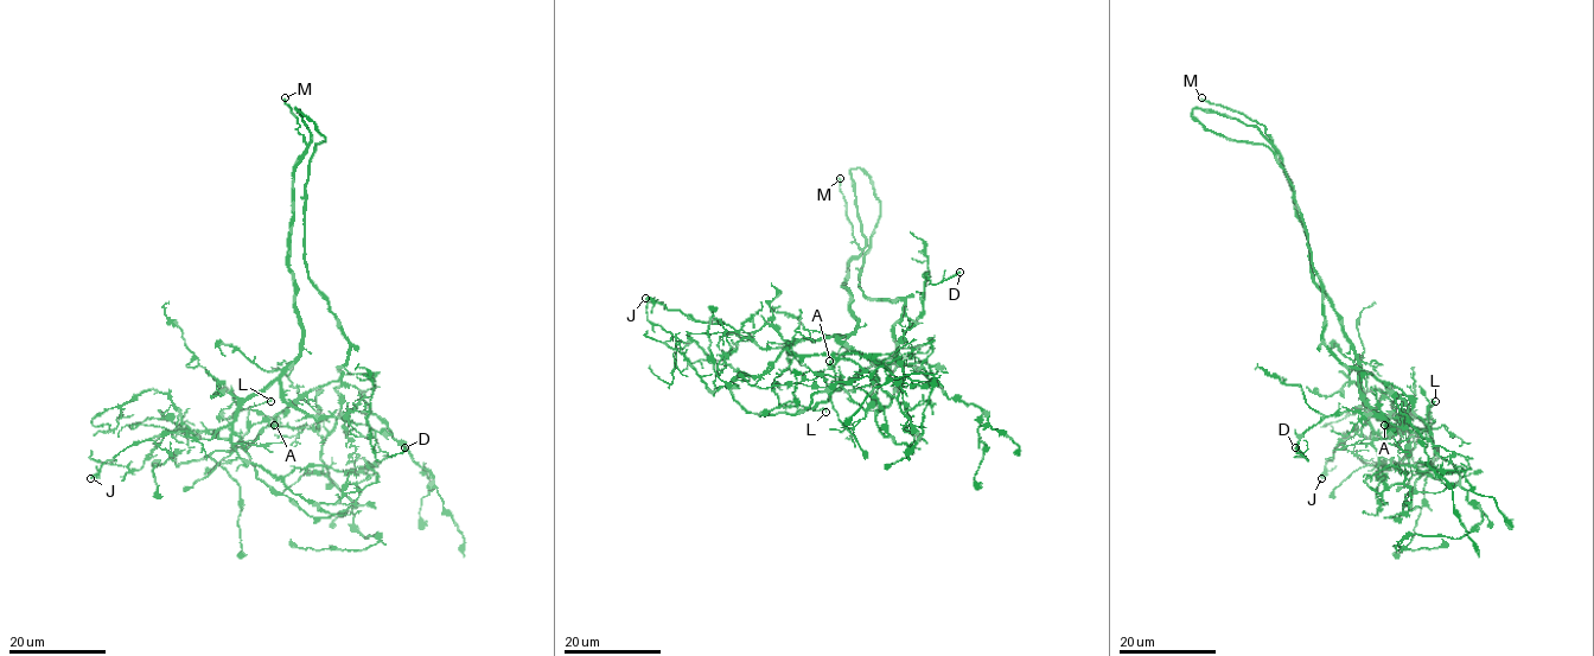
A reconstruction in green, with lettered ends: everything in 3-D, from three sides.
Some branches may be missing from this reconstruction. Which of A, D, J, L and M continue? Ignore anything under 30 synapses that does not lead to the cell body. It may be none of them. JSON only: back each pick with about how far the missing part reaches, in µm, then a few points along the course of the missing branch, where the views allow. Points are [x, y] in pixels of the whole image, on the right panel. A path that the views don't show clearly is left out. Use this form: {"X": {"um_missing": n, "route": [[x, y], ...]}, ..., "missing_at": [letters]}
{"M": {"um_missing": 35}, "missing_at": ["M"]}

